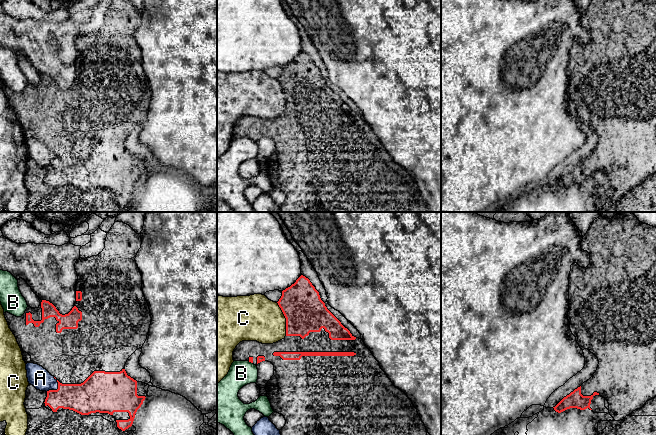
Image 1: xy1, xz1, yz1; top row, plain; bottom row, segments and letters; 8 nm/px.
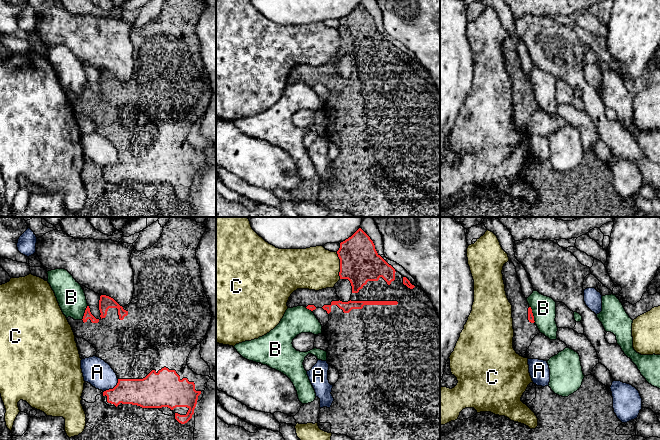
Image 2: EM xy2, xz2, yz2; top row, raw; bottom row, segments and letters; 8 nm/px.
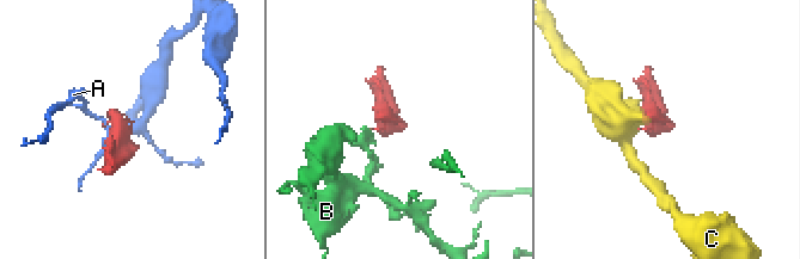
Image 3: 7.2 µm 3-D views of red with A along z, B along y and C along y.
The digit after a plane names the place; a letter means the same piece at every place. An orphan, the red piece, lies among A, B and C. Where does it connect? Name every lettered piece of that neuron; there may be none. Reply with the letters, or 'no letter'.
no letter

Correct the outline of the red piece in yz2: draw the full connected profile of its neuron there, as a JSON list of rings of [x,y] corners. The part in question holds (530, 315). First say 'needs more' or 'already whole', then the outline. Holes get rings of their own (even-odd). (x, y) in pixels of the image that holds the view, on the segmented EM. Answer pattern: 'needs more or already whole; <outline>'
needs more; [[[510,261],[504,264],[503,280],[505,291],[512,305],[513,318],[513,348],[517,354],[526,357],[526,351],[532,343],[532,339],[540,333],[534,321],[532,309],[522,293],[521,284],[517,276],[516,267]]]

